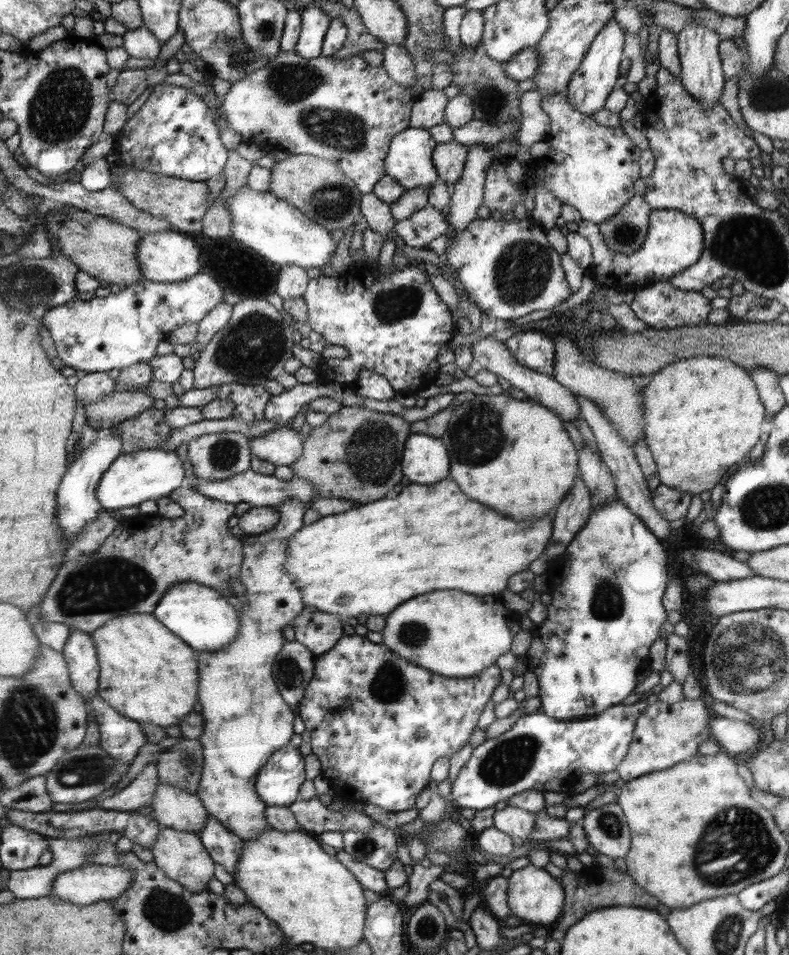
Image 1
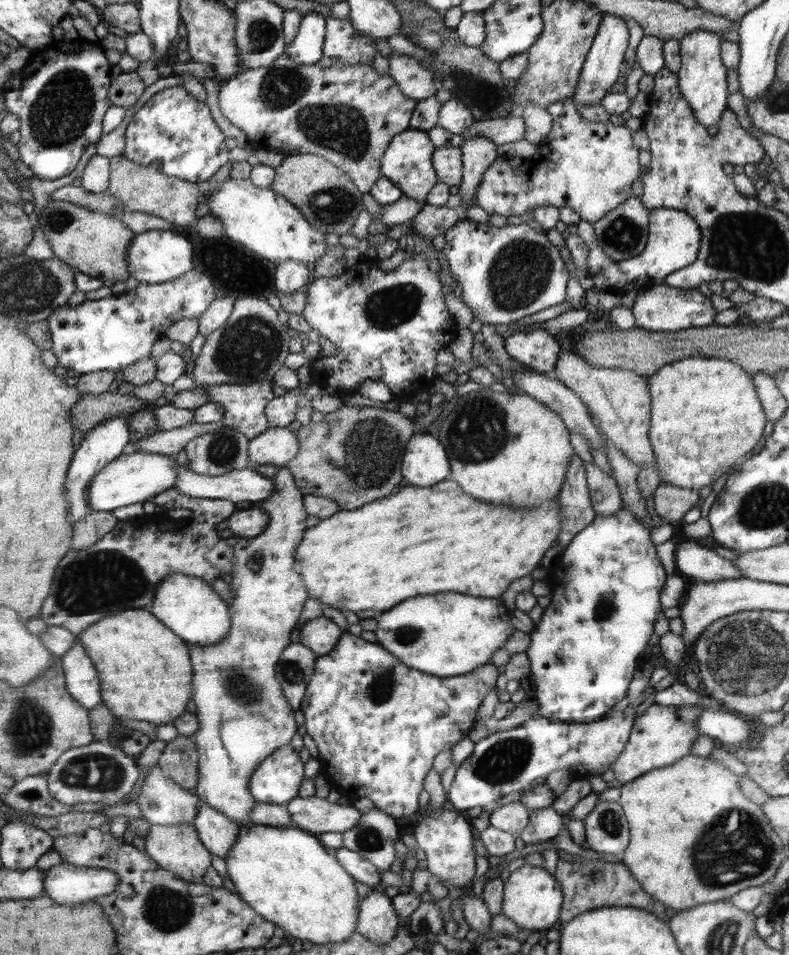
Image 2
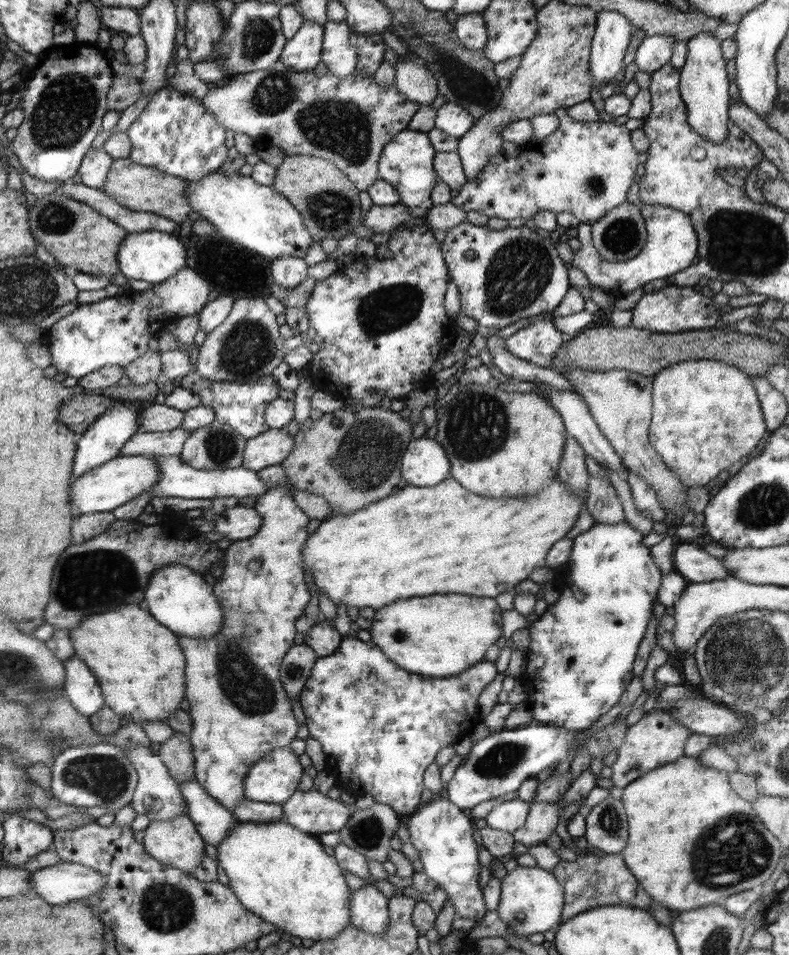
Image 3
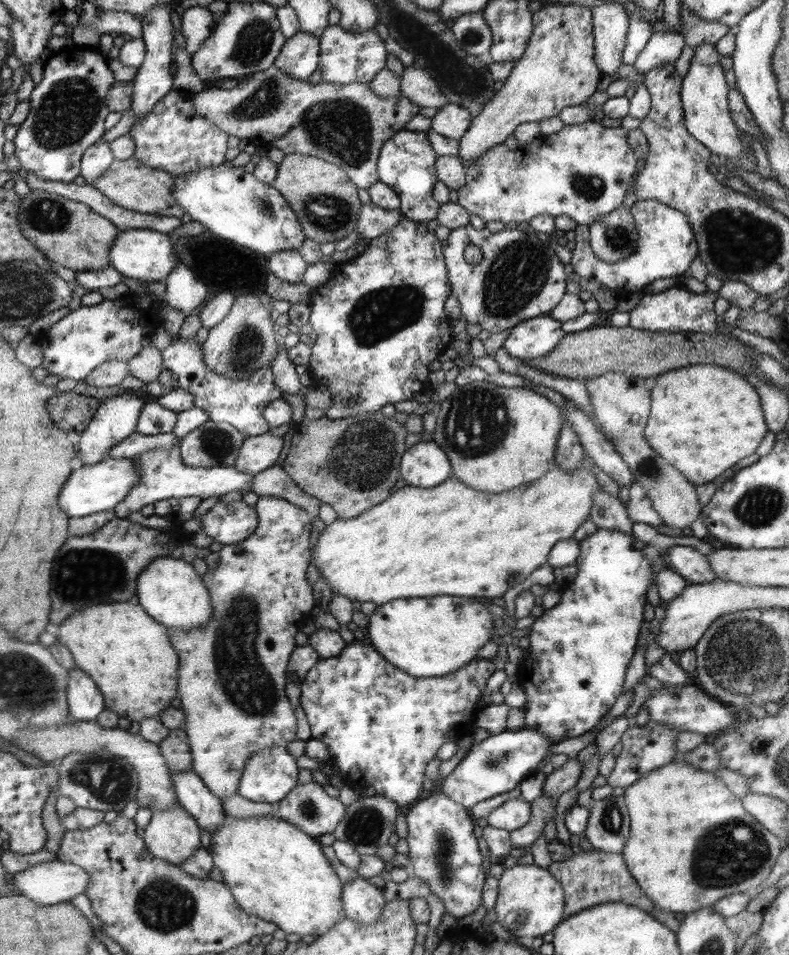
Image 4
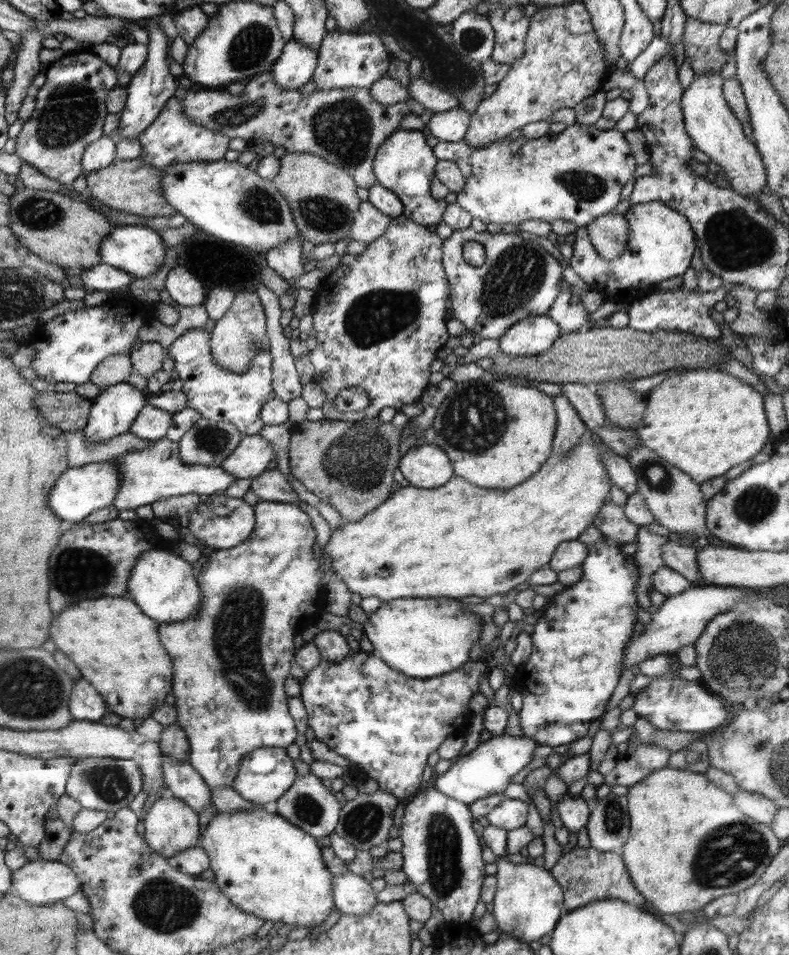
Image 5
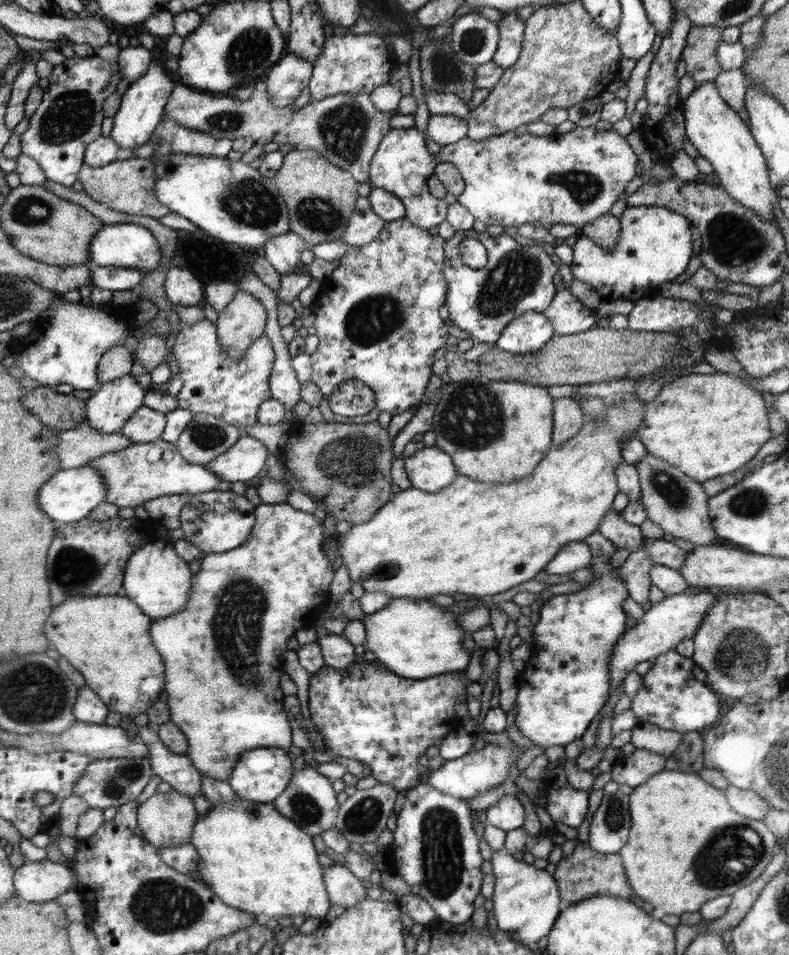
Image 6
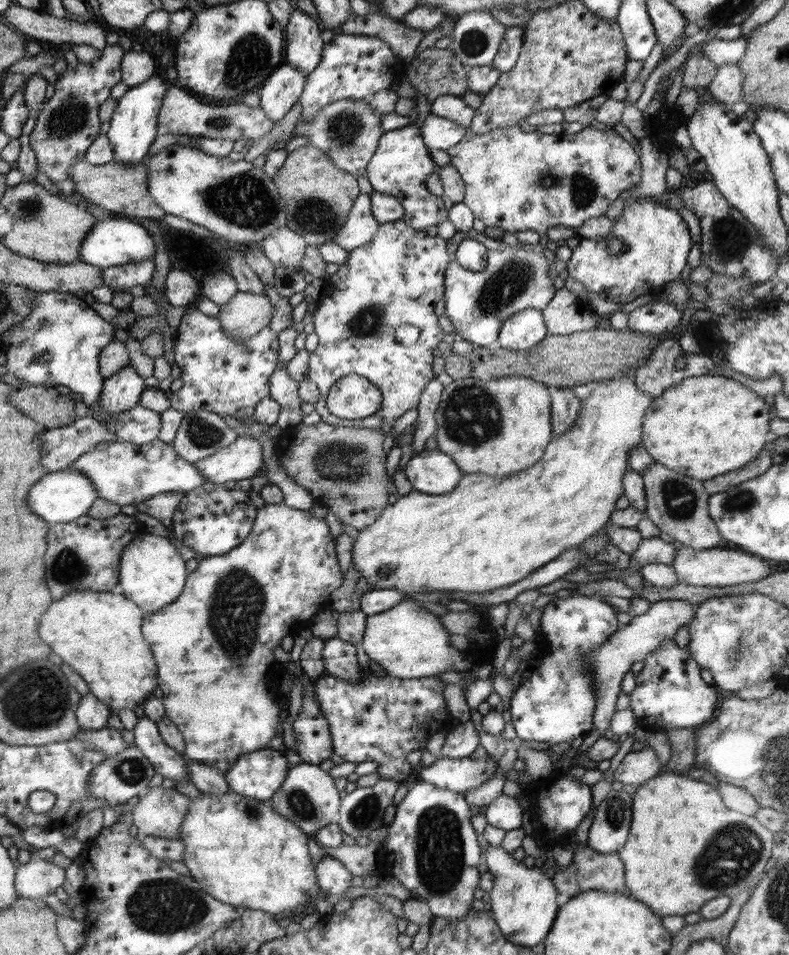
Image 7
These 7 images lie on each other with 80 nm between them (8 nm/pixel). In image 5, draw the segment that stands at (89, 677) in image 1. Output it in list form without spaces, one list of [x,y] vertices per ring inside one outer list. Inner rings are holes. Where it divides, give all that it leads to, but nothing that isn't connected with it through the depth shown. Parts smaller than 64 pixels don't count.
[[[84,677],[75,680],[71,690],[70,710],[75,721],[100,723],[107,706],[99,692]]]

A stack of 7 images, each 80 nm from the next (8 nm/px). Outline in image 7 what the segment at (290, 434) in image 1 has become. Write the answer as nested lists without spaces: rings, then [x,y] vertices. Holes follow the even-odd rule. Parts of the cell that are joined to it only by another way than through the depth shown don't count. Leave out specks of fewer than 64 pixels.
[[[240,435],[226,448],[196,462],[197,469],[205,476],[207,482],[214,482],[214,484],[224,484],[228,480],[238,482],[253,478],[253,476],[263,470],[263,465],[264,454],[262,453],[262,445],[260,445],[256,437],[248,437],[246,435]]]

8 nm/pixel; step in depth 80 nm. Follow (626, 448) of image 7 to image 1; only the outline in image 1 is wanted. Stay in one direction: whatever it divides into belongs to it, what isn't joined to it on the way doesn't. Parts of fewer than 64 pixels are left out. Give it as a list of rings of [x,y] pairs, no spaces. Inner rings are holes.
[[[452,478],[441,480],[436,484],[416,484],[410,483],[403,487],[399,494],[395,497],[386,497],[371,503],[366,503],[358,507],[354,507],[343,514],[324,516],[317,522],[310,525],[304,525],[298,532],[295,532],[287,542],[287,562],[283,564],[285,572],[295,578],[295,582],[299,585],[299,589],[303,592],[304,604],[314,606],[316,610],[332,613],[341,616],[345,620],[357,617],[359,614],[380,614],[388,615],[398,607],[398,604],[426,594],[426,592],[434,592],[434,590],[462,590],[462,592],[474,593],[476,596],[482,595],[500,595],[507,588],[508,579],[519,572],[528,569],[531,562],[534,562],[542,552],[546,551],[547,544],[554,534],[553,515],[548,514],[546,517],[534,519],[534,521],[518,522],[512,521],[510,517],[502,517],[500,513],[496,514],[494,510],[468,500],[467,493],[459,487],[459,484]]]

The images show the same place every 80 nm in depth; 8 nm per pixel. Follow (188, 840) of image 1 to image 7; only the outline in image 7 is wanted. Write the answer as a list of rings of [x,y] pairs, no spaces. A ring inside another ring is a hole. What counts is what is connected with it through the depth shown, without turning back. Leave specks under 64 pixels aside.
[[[162,785],[148,788],[148,793],[143,797],[139,797],[139,801],[136,803],[135,808],[133,808],[133,812],[131,812],[133,816],[133,824],[139,829],[140,834],[145,836],[178,839],[191,803],[191,798],[181,794],[175,788],[163,788]]]

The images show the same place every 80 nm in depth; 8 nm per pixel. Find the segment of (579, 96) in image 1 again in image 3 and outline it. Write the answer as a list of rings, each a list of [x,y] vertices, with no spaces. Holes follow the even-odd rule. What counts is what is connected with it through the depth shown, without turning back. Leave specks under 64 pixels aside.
[[[619,12],[597,13],[590,56],[592,88],[620,78],[632,30],[633,24]]]

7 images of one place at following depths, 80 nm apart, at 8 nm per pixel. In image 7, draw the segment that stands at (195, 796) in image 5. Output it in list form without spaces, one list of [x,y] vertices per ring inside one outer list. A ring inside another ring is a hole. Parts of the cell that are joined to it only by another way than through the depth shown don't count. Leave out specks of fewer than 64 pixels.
[[[146,716],[140,717],[132,732],[134,746],[153,764],[155,773],[161,774],[164,779],[173,780],[176,784],[190,782],[187,760],[164,743],[156,723]]]

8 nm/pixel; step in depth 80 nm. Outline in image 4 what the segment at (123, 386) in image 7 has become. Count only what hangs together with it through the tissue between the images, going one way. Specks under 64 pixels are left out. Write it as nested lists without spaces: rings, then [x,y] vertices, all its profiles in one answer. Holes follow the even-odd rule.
[[[119,392],[112,398],[106,398],[99,406],[99,410],[95,412],[94,418],[89,425],[81,432],[79,441],[79,460],[81,465],[88,466],[102,462],[111,452],[112,448],[130,435],[134,435],[138,430],[139,416],[142,414],[143,406],[146,401],[140,396],[136,396],[131,392]]]

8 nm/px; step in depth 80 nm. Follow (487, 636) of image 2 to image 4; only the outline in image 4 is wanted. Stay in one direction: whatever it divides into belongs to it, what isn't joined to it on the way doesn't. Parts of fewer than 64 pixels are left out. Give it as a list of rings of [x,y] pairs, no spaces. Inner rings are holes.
[[[432,596],[416,600],[394,600],[377,605],[374,614],[369,616],[366,629],[370,644],[396,665],[396,668],[403,669],[415,677],[430,678],[450,675],[478,658],[480,649],[492,640],[494,615],[490,613],[489,603],[483,603],[474,597]]]

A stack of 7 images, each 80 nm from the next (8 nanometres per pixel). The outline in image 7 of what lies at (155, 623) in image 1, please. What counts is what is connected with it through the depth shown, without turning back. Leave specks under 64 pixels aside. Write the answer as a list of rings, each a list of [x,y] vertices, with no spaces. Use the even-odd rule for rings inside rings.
[[[119,590],[72,592],[72,596],[52,602],[52,608],[48,608],[48,616],[44,616],[44,628],[40,628],[40,632],[44,632],[44,640],[52,644],[52,652],[56,652],[63,662],[69,664],[87,682],[89,692],[107,704],[111,711],[133,709],[138,704],[147,702],[148,686],[152,694],[156,684],[159,684],[159,680],[156,680],[156,660],[140,628],[145,615],[135,601],[125,597]]]

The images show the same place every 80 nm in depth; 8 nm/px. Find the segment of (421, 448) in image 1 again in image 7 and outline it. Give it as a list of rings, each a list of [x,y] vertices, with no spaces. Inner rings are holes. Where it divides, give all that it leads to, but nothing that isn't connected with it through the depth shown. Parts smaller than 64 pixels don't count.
[[[438,448],[415,454],[403,470],[414,489],[429,495],[453,491],[464,476],[454,458]]]

